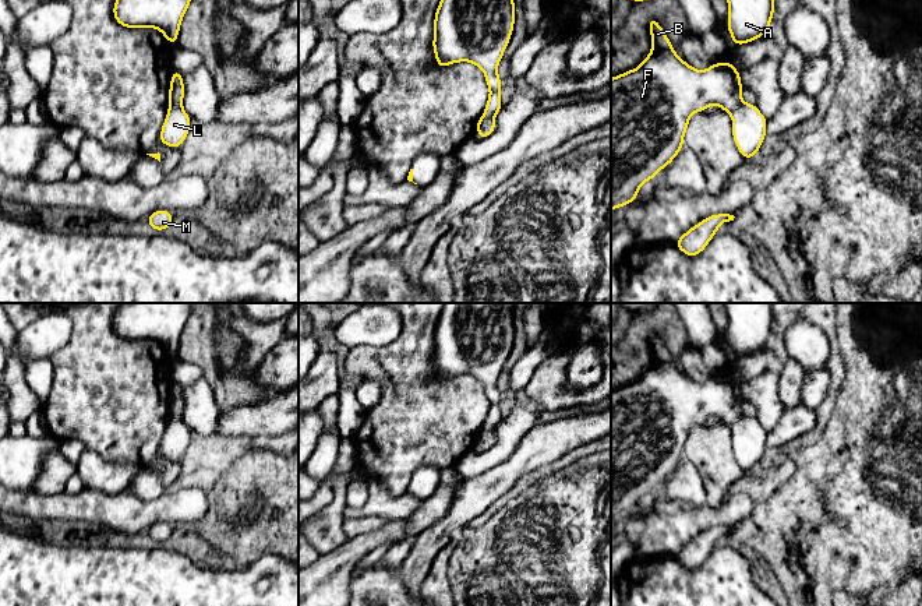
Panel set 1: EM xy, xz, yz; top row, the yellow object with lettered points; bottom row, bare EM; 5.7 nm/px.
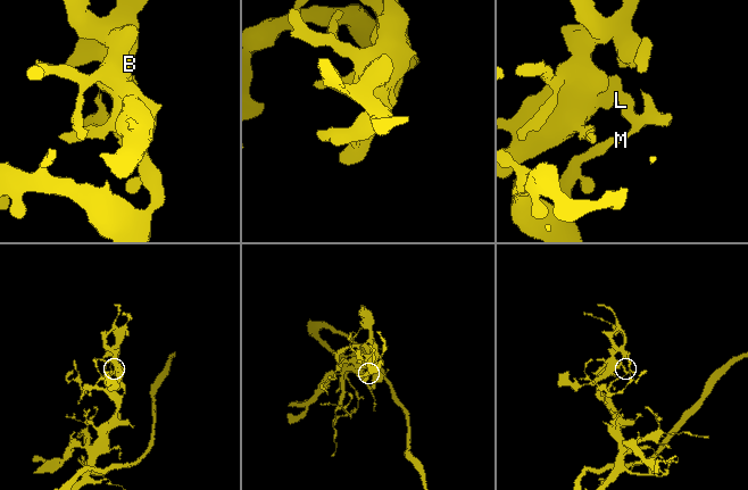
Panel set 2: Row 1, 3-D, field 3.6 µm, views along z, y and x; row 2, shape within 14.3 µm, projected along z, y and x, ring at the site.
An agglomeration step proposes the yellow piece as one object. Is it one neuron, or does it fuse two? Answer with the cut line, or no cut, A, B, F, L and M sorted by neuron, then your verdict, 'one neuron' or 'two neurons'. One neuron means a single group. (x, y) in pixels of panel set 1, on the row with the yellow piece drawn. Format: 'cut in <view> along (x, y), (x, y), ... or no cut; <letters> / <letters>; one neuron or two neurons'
cut in xy along (170, 105), (182, 108); A B F / L M; two neurons

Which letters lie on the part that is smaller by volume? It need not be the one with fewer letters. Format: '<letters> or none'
A, B, F

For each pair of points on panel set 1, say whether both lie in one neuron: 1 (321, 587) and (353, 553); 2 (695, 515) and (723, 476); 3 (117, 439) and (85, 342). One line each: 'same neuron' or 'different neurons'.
1: same neuron
2: different neurons
3: same neuron

